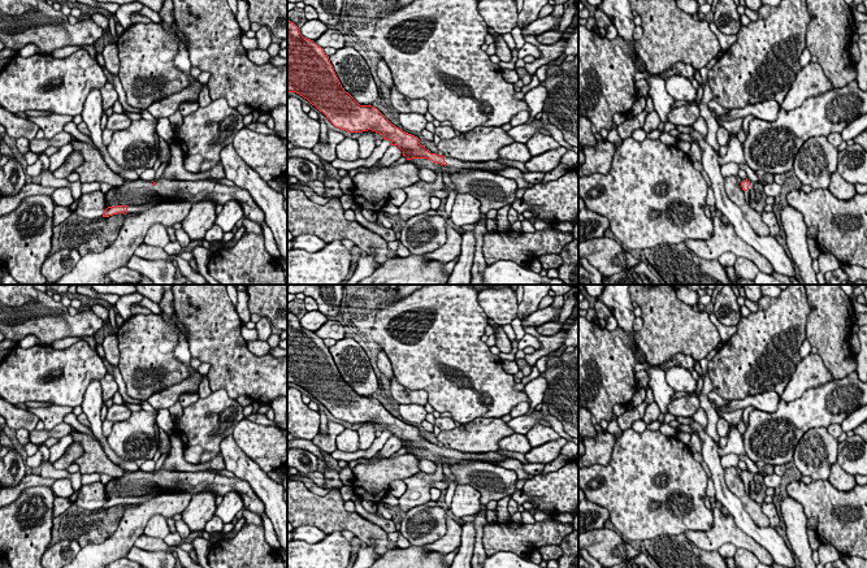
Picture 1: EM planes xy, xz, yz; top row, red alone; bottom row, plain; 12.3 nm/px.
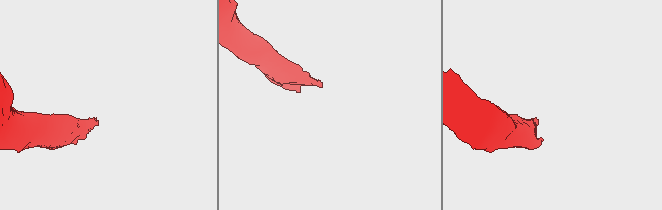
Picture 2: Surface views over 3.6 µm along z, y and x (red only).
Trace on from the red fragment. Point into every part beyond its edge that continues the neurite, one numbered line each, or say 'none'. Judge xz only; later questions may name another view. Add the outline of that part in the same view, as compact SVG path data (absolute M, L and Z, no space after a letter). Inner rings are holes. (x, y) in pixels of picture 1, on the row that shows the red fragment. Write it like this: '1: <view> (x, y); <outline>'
1: xz (452, 165); M445 157L445 161L447 162L446 166L433 162L432 160L428 160L428 159L407 160L407 162L413 164L416 168L428 168L433 172L441 170L442 174L447 173L448 175L451 173L460 172L460 170L484 170L484 172L495 173L498 170L503 170L508 168L508 165L500 164L497 160L485 161L485 162L465 162L465 161Z

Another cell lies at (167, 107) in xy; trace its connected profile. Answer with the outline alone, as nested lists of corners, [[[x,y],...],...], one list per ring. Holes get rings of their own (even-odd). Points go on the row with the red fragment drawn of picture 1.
[[[199,81],[194,82],[185,90],[173,94],[165,99],[155,101],[148,107],[148,112],[153,116],[153,118],[168,118],[169,116],[174,114],[179,105],[185,101],[198,101],[199,92],[201,90],[203,83]]]

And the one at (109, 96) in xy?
[[[107,82],[101,88],[101,101],[103,101],[103,110],[107,110],[113,107],[113,104],[118,100],[118,94],[114,86]]]

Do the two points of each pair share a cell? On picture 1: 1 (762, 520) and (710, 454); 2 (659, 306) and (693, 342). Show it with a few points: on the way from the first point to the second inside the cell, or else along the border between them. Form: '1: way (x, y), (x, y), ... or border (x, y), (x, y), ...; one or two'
1: border (723, 471), (727, 486), (740, 498); two
2: way (666, 315), (684, 333); one

